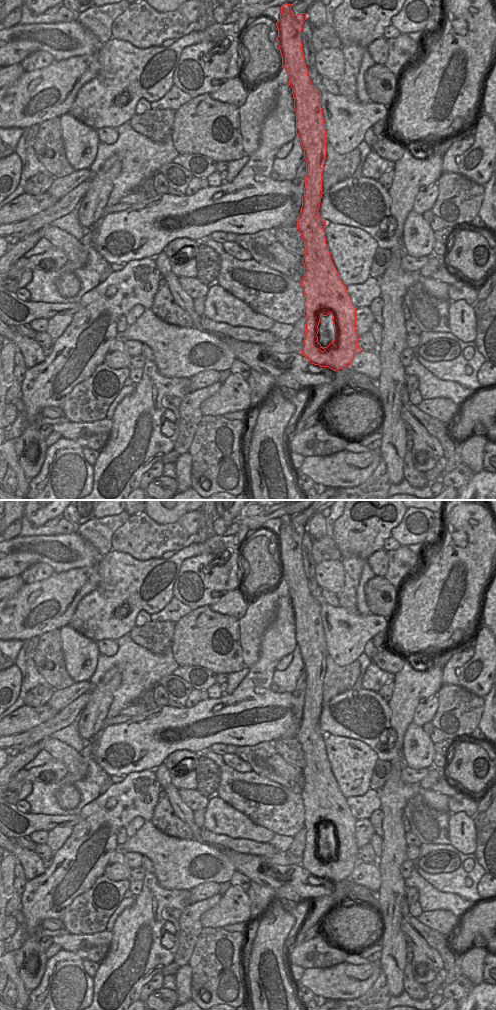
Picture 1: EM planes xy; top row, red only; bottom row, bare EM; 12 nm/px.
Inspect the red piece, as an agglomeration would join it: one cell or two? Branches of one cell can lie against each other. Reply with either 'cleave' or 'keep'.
keep

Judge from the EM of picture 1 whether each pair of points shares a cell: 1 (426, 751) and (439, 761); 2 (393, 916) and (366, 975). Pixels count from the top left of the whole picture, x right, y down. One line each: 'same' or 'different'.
1: different
2: different

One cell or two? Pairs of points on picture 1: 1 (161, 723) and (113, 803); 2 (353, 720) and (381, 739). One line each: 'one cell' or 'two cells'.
1: two cells
2: one cell

